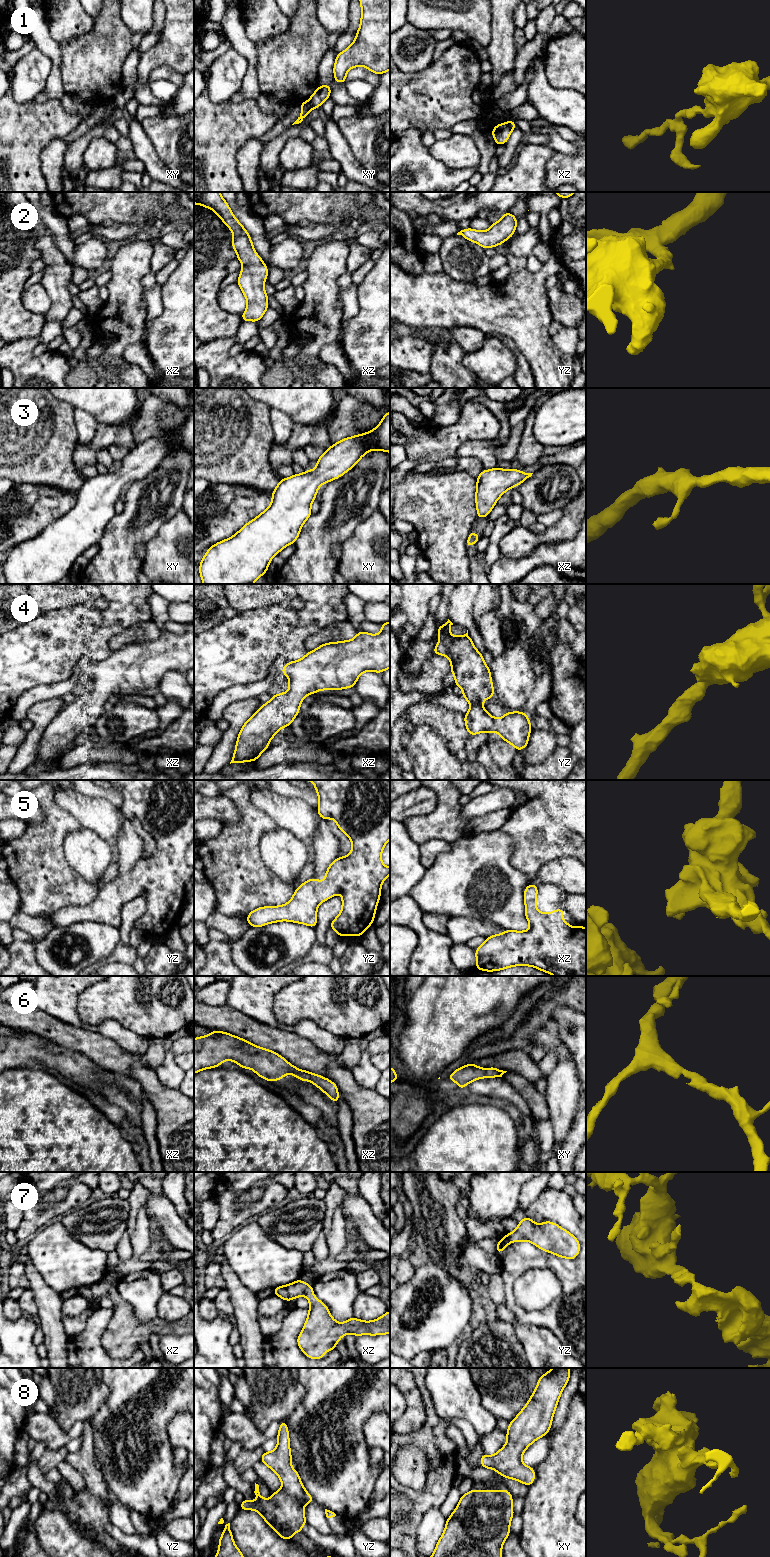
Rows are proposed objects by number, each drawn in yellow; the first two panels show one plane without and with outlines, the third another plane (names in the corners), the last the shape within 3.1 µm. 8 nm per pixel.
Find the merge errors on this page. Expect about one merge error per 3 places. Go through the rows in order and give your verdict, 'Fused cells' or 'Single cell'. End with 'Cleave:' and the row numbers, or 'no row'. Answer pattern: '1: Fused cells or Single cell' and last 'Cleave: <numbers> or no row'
1: Fused cells
2: Single cell
3: Single cell
4: Single cell
5: Single cell
6: Single cell
7: Single cell
8: Single cell
Cleave: 1

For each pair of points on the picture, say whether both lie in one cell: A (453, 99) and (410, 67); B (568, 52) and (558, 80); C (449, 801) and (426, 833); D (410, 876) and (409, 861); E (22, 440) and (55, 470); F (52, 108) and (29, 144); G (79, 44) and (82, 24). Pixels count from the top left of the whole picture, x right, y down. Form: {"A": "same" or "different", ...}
{"A": "different", "B": "same", "C": "same", "D": "same", "E": "same", "F": "same", "G": "different"}

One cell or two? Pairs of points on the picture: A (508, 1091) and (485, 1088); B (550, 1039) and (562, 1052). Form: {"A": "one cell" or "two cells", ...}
{"A": "one cell", "B": "one cell"}

